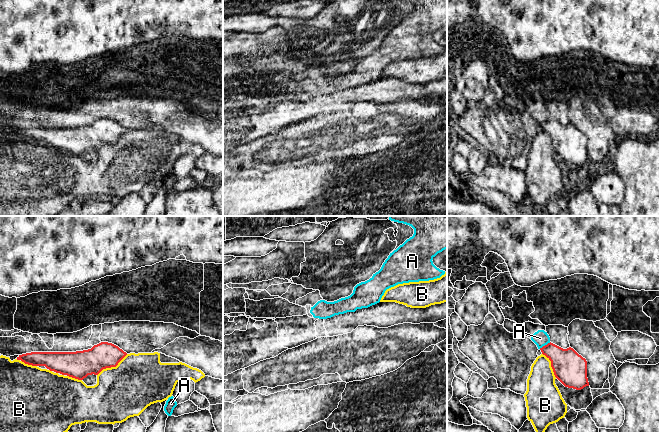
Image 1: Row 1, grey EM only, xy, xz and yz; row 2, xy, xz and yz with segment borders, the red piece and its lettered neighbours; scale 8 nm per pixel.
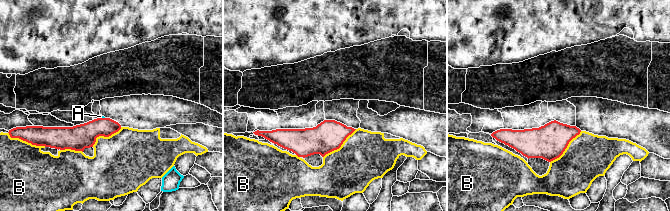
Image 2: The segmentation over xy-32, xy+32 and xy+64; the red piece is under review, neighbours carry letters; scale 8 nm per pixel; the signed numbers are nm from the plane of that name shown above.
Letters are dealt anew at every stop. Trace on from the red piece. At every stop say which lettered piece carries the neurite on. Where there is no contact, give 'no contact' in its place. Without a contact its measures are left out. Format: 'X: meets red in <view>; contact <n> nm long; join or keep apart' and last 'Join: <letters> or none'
A: meets red in yz; contact 110 nm long; keep apart
B: meets red in xy; contact 300 nm long; keep apart
Join: none

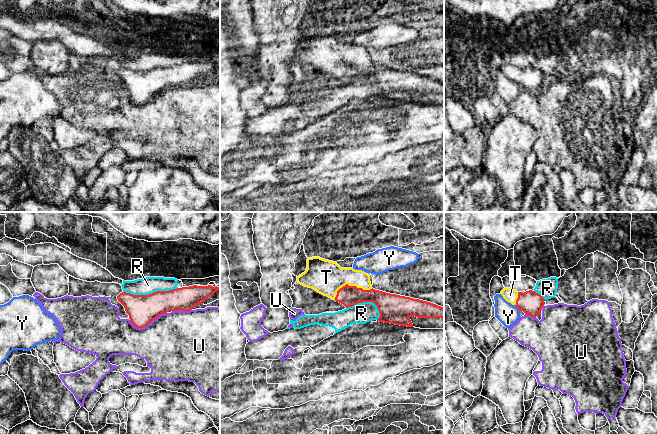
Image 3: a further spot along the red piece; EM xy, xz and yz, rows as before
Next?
R: meets red in xy; contact 440 nm long; keep apart
T: meets red in xz; contact 320 nm long; join
U: meets red in xy; contact 320 nm long; keep apart
Y: meets red in yz; contact 70 nm long; keep apart
Join: T

